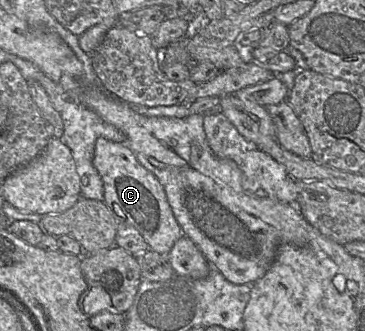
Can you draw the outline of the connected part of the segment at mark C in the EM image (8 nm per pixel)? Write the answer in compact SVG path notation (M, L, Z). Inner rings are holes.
M99 137L95 142L92 163L102 179L103 202L116 220L135 227L148 244L148 249L167 256L184 233L156 177L139 163L128 147L103 137Z

